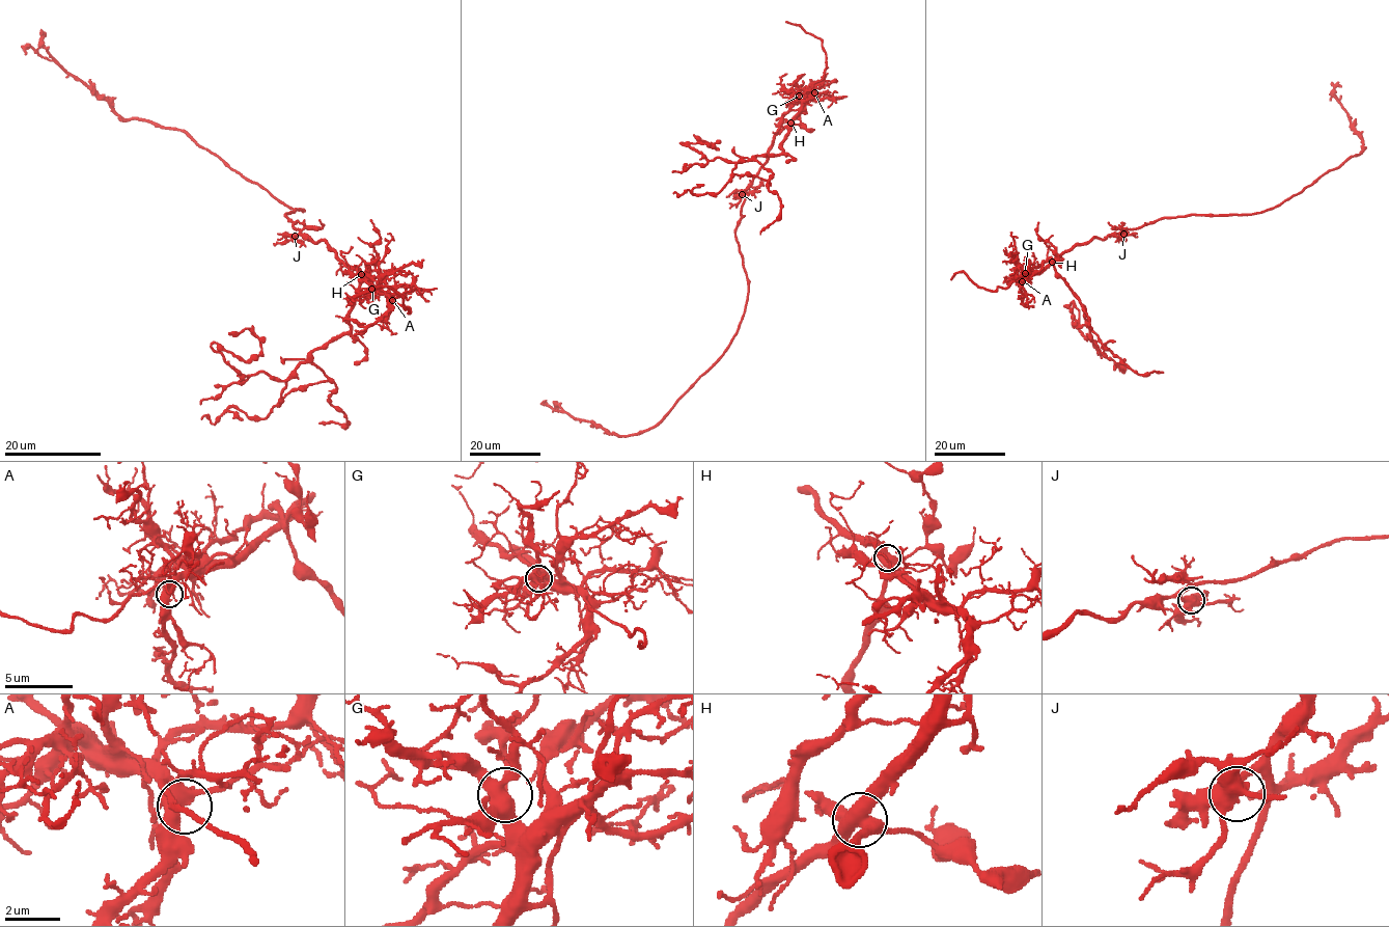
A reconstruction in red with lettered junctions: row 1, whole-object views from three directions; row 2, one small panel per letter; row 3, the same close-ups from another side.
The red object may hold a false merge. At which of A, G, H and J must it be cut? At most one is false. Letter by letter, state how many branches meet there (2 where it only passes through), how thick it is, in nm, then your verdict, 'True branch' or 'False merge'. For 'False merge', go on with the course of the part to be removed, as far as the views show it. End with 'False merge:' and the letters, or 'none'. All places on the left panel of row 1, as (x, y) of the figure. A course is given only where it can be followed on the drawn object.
A: Branches: 5. Thickness 460 nm. True branch
G: Branches: 5. Thickness 460 nm. True branch
H: Branches: 5. Thickness 550 nm. False merge. Course of the part to remove: (361, 274), (351, 330), (283, 381), (237, 372), (221, 351), (251, 360), (260, 342), (249, 329), (228, 333)
J: Branches: 5. Thickness 480 nm. True branch
False merge: H

